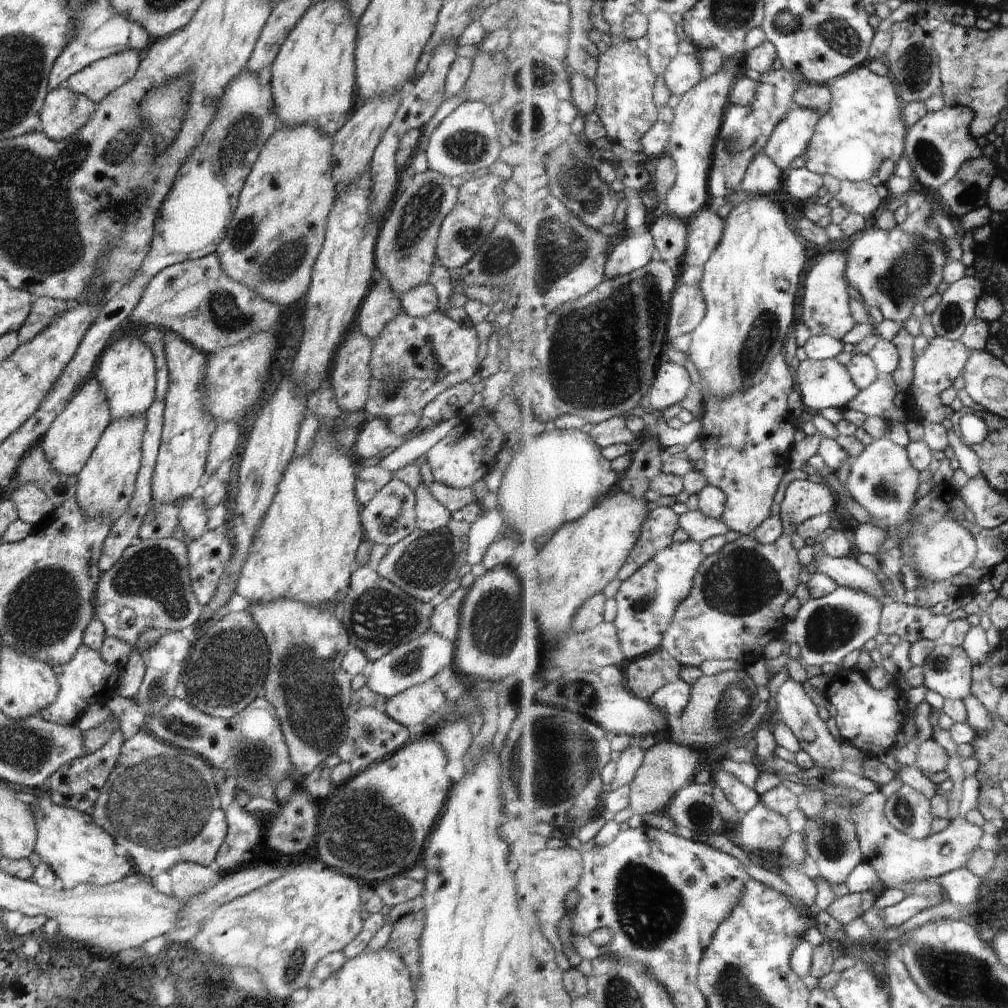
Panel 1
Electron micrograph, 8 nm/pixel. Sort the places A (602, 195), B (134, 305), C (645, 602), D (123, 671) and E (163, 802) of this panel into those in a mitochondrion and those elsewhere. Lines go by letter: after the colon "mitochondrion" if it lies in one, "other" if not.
A: mitochondrion
B: other
C: mitochondrion
D: other
E: mitochondrion

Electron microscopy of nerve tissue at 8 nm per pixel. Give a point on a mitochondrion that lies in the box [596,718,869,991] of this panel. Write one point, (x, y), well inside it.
(650, 910)

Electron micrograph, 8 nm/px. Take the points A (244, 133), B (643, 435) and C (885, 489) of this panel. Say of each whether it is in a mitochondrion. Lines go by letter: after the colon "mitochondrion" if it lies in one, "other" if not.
A: mitochondrion
B: other
C: mitochondrion

